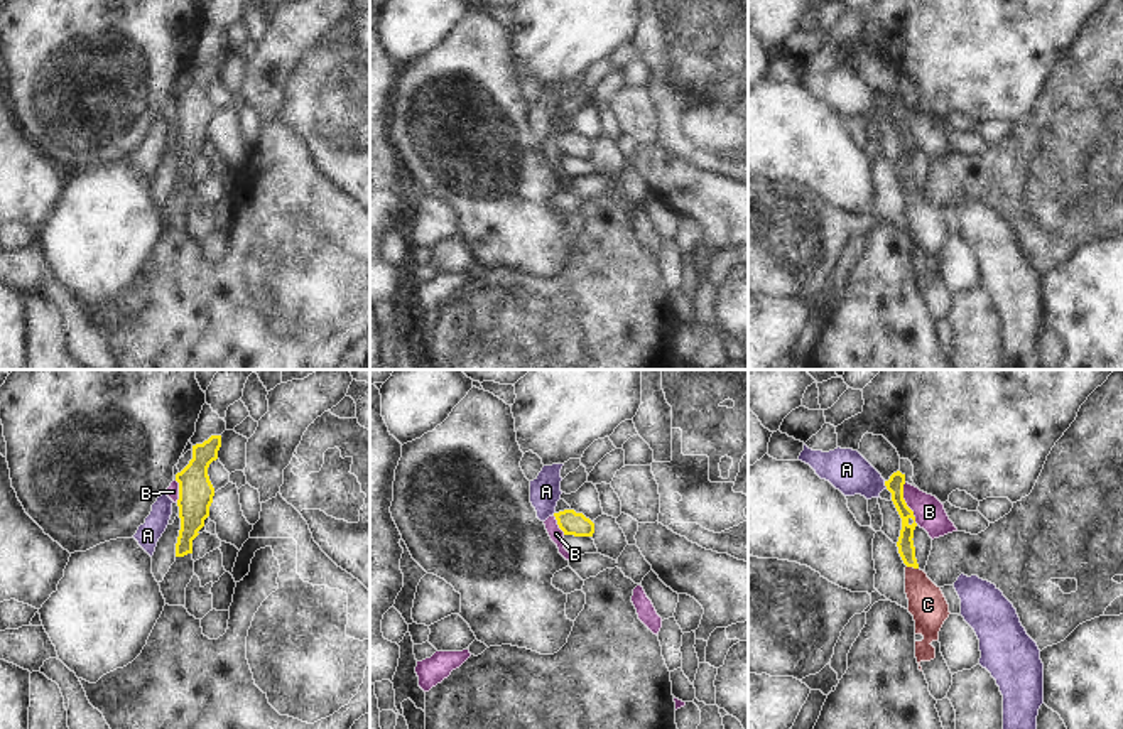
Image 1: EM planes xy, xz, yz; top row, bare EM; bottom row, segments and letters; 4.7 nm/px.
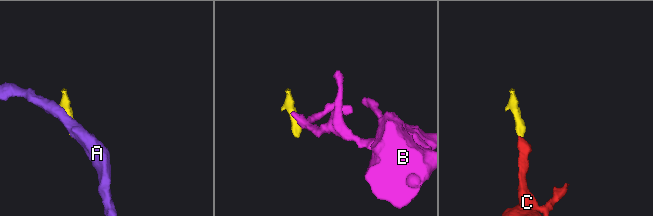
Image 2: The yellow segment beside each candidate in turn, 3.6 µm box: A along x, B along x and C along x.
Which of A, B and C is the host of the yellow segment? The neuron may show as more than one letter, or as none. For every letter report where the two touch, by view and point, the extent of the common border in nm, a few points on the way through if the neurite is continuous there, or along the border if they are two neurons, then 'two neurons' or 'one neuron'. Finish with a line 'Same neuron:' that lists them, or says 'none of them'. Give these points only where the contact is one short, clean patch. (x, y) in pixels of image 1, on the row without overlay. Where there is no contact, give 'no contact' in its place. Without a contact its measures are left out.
A: contact yz (885, 107); length 40 nm; border yz (884, 103), (887, 110); two neurons
B: contact yz (905, 125); length 220 nm; border yz (904, 105), (904, 124), (917, 145); two neurons
C: contact yz (912, 188); length 60 nm; way yz (905, 166), (912, 188), (912, 196), (927, 226); one neuron
Same neuron: C

